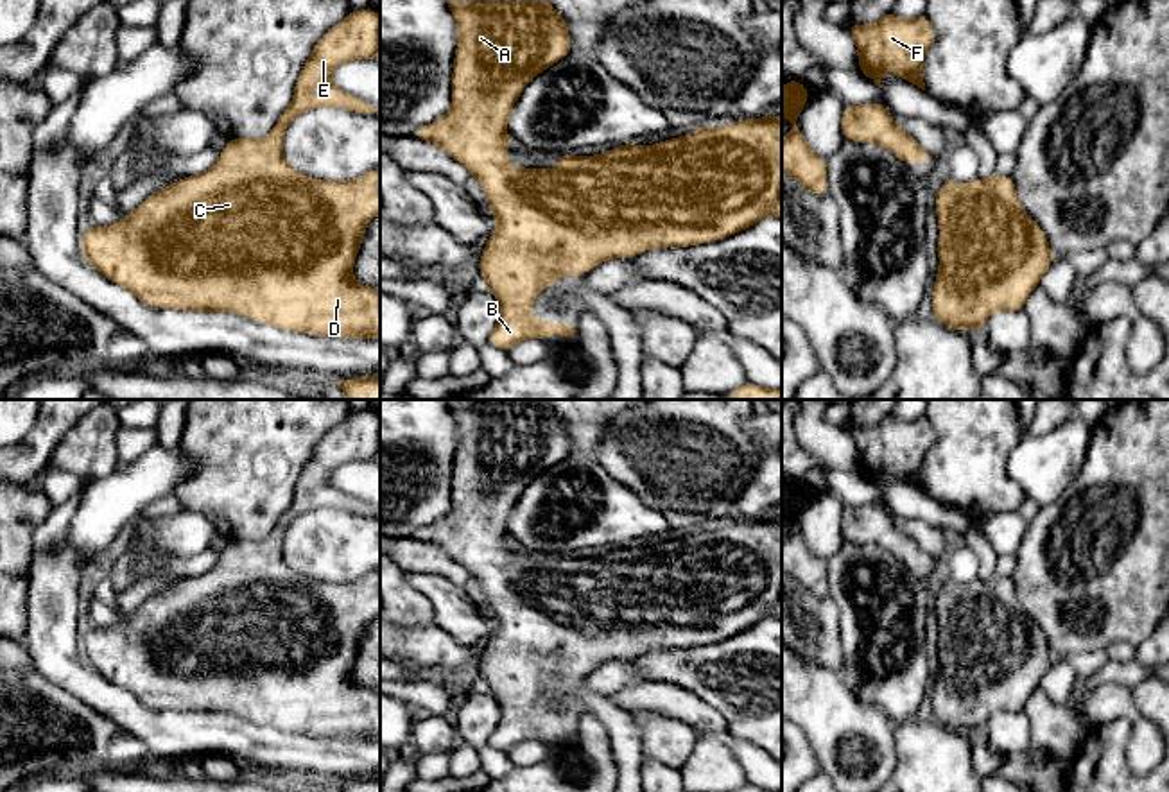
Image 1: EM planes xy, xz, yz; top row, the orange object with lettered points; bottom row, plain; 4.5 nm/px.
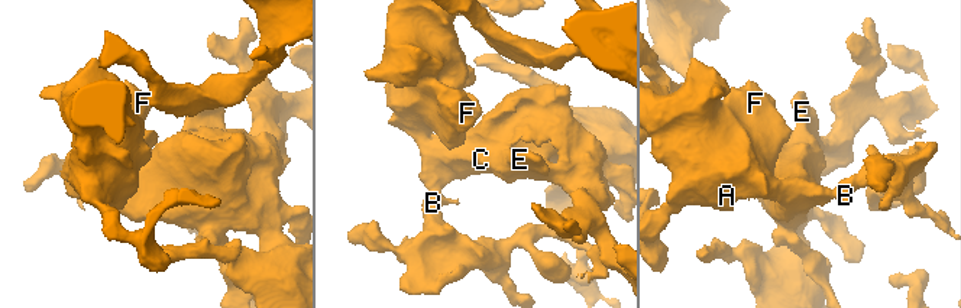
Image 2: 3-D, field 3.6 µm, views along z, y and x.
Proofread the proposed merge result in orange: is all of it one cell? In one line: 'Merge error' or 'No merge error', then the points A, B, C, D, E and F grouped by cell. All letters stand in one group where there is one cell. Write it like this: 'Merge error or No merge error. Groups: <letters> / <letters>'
No merge error. Groups: A B C D E F

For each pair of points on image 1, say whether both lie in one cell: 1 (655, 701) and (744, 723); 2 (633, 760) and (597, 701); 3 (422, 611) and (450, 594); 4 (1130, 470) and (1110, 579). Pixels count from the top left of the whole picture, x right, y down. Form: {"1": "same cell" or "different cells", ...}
{"1": "different cells", "2": "same cell", "3": "different cells", "4": "same cell"}

